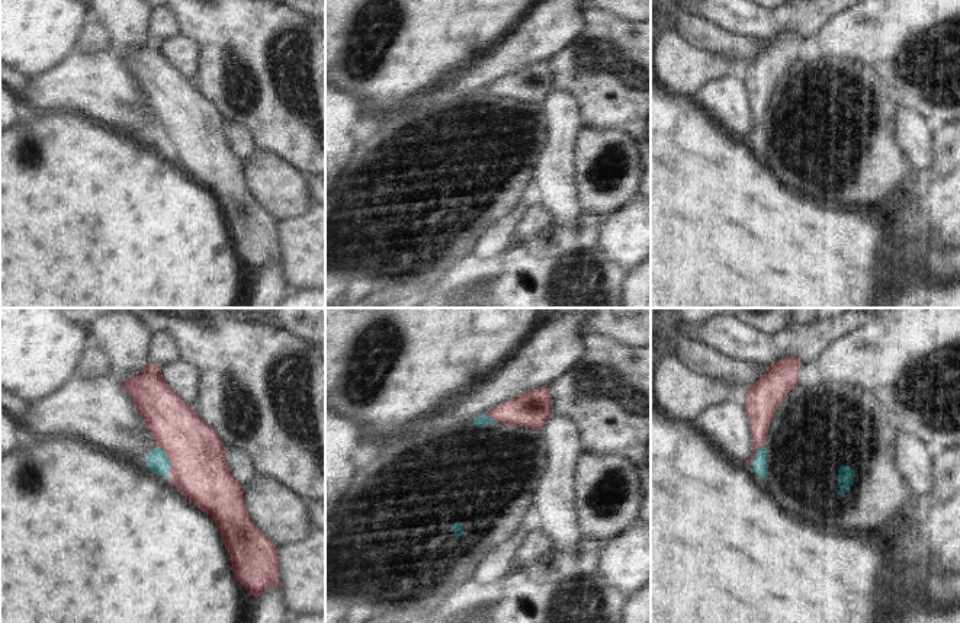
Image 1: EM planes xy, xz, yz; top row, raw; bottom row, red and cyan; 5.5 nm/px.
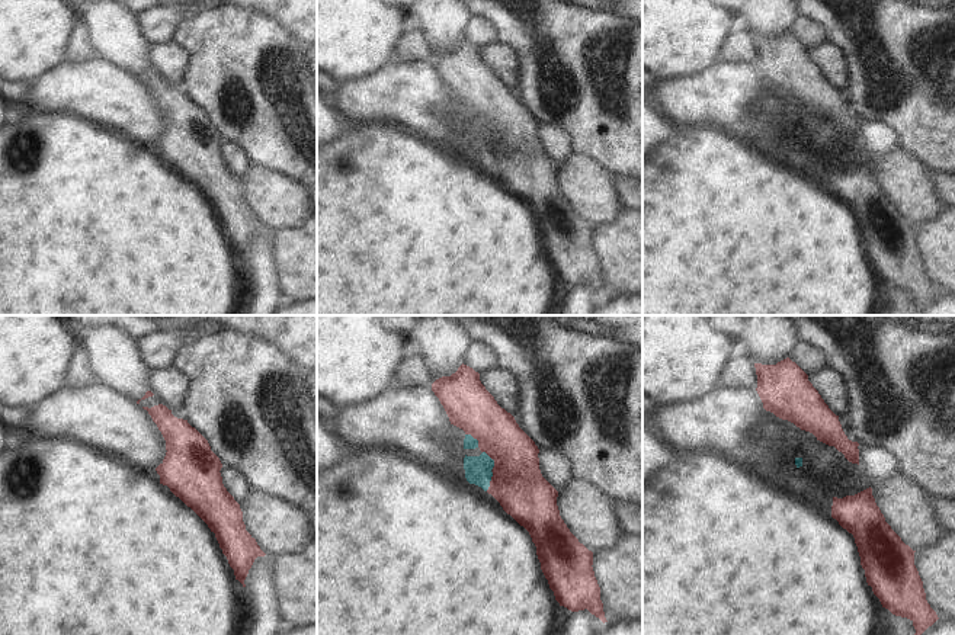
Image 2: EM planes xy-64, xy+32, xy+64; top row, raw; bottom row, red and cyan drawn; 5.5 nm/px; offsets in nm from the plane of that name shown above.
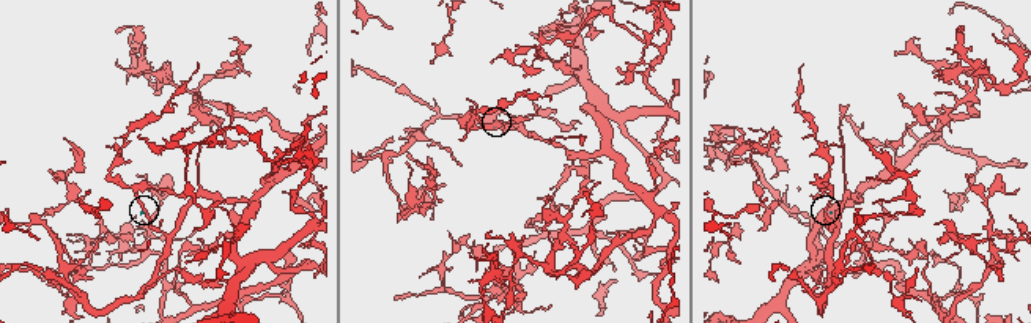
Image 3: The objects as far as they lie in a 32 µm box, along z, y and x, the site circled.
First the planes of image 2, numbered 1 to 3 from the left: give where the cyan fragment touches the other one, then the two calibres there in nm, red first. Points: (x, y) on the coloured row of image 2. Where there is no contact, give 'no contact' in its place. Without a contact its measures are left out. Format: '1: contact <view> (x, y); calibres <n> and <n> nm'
1: no contact
2: contact xy+32 (474, 438); calibres 260 and 70 nm
3: no contact

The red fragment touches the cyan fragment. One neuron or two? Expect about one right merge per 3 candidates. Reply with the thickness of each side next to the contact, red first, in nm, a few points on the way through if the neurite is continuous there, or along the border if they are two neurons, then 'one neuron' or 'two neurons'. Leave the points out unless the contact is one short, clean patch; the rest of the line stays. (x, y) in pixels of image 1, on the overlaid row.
320/120 nm | along xy (157, 446), (166, 452), (170, 461), (169, 479) | two neurons

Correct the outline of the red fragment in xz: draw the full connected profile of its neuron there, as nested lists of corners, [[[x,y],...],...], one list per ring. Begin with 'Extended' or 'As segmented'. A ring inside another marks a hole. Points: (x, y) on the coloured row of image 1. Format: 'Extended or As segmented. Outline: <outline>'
As segmented. Outline: [[[536,388],[520,394],[508,402],[501,402],[487,412],[492,420],[507,425],[524,425],[540,430],[552,417],[549,388]]]

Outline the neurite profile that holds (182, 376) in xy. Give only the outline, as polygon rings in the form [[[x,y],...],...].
[[[187,362],[161,366],[161,376],[173,391],[189,405],[193,405],[199,389],[199,372]]]

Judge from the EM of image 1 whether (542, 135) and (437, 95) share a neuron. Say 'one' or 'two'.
two

